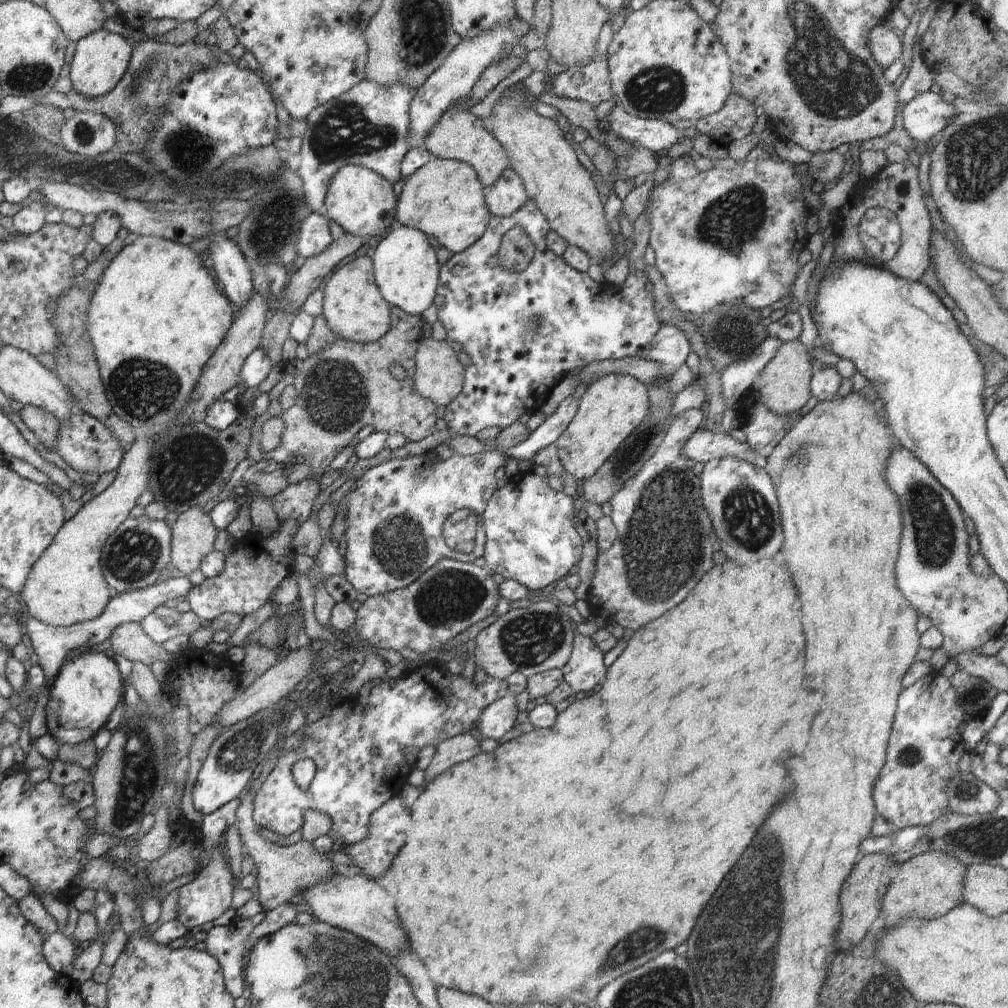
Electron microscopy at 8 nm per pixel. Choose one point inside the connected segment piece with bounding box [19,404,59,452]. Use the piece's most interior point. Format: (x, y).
(45, 425)

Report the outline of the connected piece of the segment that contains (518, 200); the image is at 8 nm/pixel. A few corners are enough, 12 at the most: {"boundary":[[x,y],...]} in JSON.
{"boundary":[[510,168],[483,194],[491,215],[512,216],[529,200]]}

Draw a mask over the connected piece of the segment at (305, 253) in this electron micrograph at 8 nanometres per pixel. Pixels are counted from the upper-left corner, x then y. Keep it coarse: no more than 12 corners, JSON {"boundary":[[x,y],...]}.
{"boundary":[[311,213],[298,228],[298,252],[318,256],[334,240],[327,218]]}

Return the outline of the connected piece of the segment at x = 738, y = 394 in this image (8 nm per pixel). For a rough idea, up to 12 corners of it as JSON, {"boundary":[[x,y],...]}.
{"boundary":[[768,336],[752,356],[720,375],[724,406],[735,410],[782,340]]}

